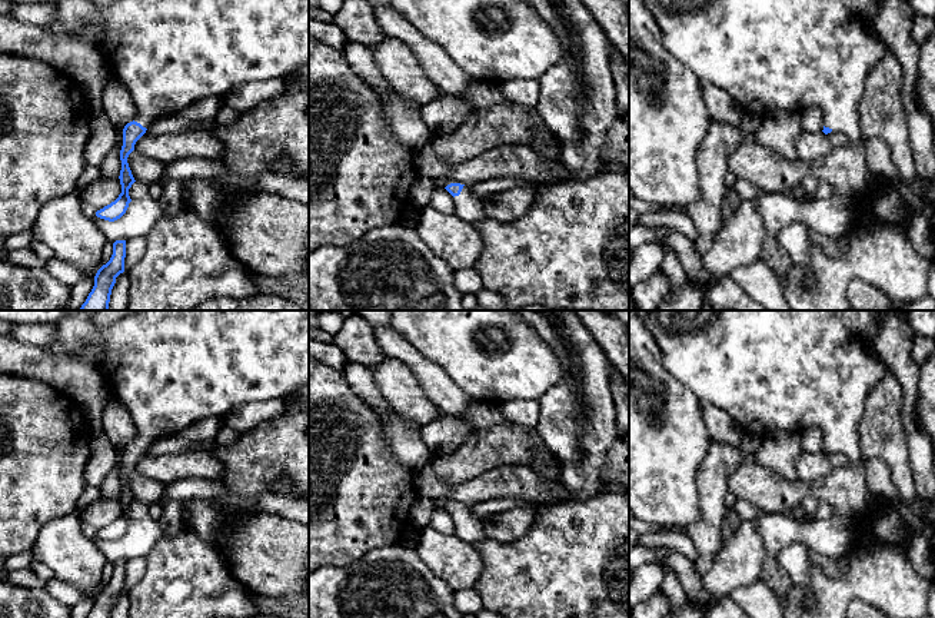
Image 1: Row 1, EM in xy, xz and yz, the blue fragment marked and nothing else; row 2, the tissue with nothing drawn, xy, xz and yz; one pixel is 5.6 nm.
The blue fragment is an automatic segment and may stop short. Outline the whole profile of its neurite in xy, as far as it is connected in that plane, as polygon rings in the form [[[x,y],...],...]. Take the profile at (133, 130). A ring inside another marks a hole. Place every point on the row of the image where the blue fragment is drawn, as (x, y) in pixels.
[[[57,0],[51,4],[54,21],[46,26],[51,34],[83,41],[89,26],[100,30],[97,52],[106,67],[119,74],[137,109],[134,120],[123,129],[122,193],[96,212],[109,222],[120,219],[132,202],[129,189],[136,180],[127,157],[156,120],[202,99],[223,99],[244,83],[285,79],[309,64],[309,0],[119,0],[104,7],[94,0]]]

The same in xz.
[[[450,183],[445,189],[455,197],[455,215],[463,222],[475,225],[486,217],[483,199],[478,197],[469,186]]]

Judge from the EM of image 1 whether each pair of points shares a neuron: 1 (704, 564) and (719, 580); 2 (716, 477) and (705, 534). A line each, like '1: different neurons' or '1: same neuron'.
1: different neurons
2: same neuron

